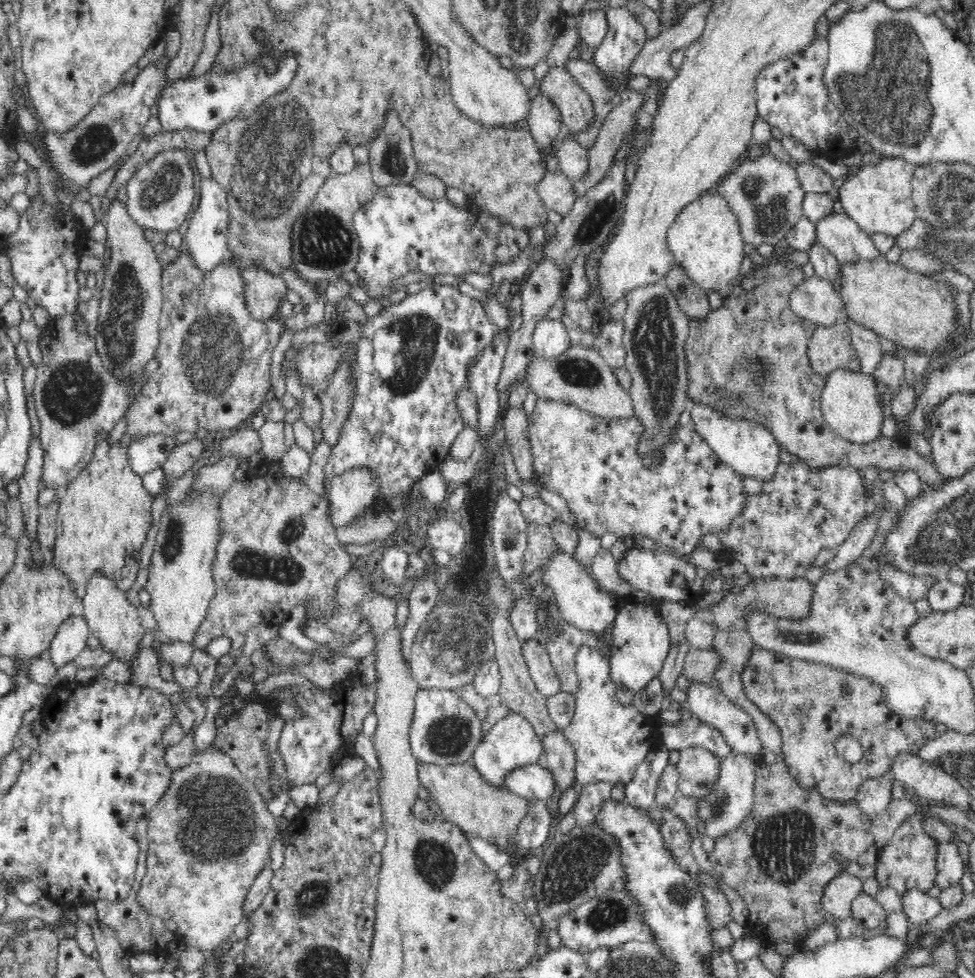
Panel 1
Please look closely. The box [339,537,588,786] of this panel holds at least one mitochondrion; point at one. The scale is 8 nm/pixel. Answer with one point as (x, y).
(451, 645)

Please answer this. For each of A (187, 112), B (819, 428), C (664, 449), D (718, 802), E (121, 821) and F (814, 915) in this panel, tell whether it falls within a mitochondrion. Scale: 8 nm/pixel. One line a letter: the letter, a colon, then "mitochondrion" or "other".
A: other
B: other
C: mitochondrion
D: mitochondrion
E: other
F: other

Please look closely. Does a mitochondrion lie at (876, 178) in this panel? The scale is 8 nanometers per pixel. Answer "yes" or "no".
no

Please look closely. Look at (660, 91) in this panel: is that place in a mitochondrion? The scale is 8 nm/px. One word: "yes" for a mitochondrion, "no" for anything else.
no

